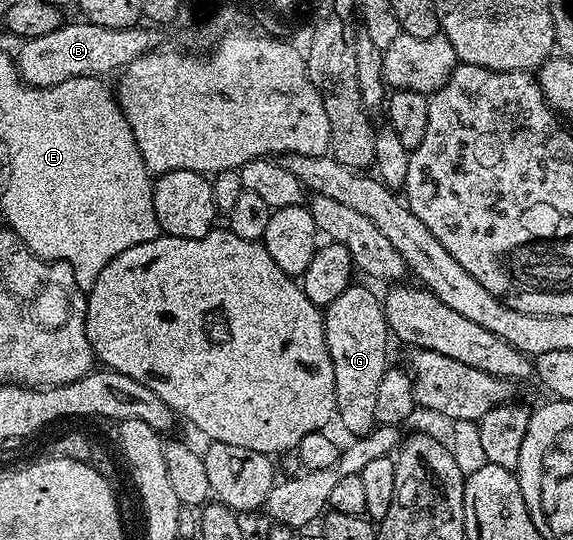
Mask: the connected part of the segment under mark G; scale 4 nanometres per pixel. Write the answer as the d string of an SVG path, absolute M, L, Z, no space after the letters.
M364 285L348 286L334 303L323 310L324 338L334 367L334 413L338 425L353 438L365 437L376 428L375 408L378 402L378 387L390 368L388 341L390 334L384 318L384 306L379 296L375 297Z

